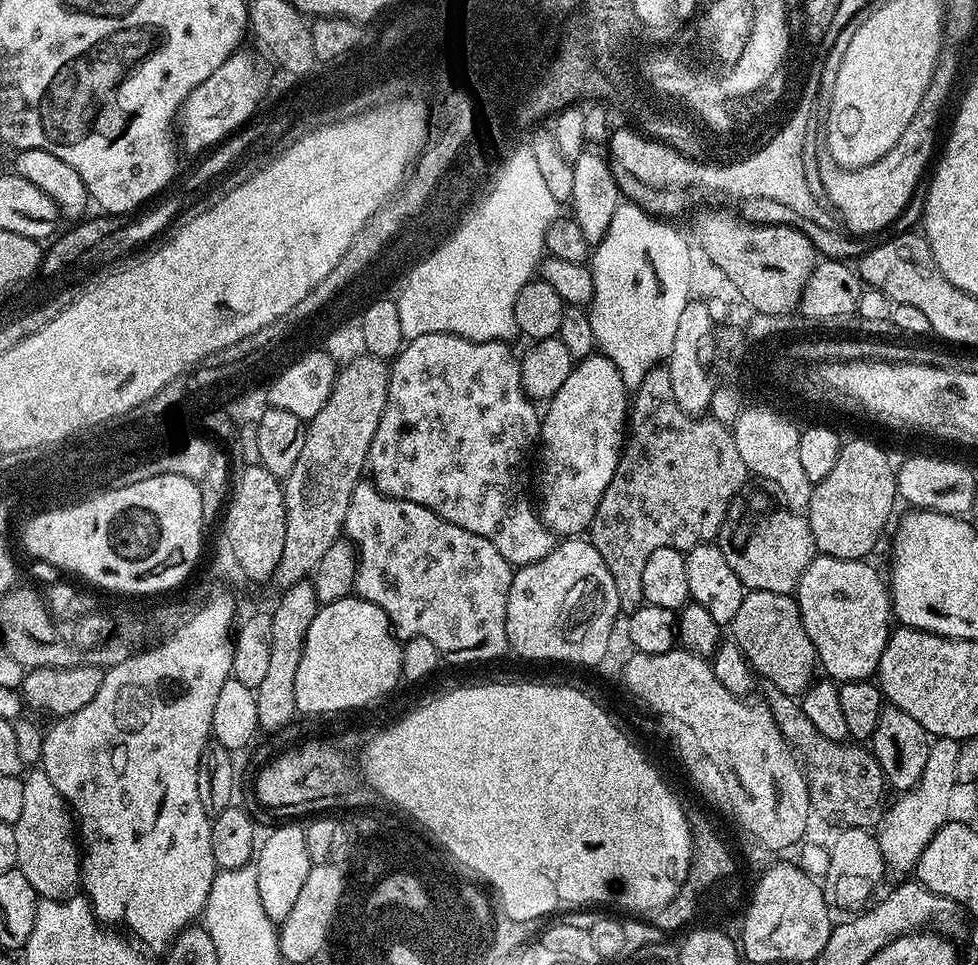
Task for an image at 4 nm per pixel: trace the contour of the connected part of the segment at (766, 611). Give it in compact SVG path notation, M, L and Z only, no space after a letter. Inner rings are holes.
M766 590L745 591L730 631L742 654L746 654L753 669L763 679L765 676L769 685L790 695L803 695L815 677L818 661L816 648L806 634L800 607L793 595L770 594Z

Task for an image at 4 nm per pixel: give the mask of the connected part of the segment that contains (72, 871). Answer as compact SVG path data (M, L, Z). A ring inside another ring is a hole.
M33 767L22 778L22 813L16 825L17 868L43 899L65 899L79 885L80 850L71 809L43 768Z

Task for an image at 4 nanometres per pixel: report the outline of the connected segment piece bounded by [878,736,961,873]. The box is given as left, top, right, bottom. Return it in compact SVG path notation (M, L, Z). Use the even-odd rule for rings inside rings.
M945 736L933 739L926 754L926 770L922 778L909 792L897 795L885 811L884 819L878 825L878 839L882 858L889 869L911 873L916 867L922 850L934 838L941 826L948 823L952 812L952 799L958 790L958 754L961 741Z

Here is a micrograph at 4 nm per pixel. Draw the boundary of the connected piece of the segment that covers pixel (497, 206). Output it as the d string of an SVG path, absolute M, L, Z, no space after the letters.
M535 155L520 156L517 160L512 160L507 164L508 162L501 167L494 190L491 191L484 208L477 213L476 219L472 220L472 223L468 224L468 227L464 228L463 232L460 232L460 235L456 236L456 239L452 240L444 248L443 252L437 252L436 256L432 257L432 260L429 260L428 263L419 268L415 276L407 279L405 285L402 286L402 298L396 301L396 305L398 306L398 319L402 321L402 334L408 340L418 338L422 334L454 334L474 342L490 342L491 340L508 342L513 339L512 335L517 335L518 329L516 319L514 318L514 302L518 298L518 290L522 290L522 286L533 279L534 273L537 271L538 261L545 251L544 236L550 230L550 226L556 221L558 215L558 209L556 209L558 208L558 201L554 198L554 194L550 194L550 189L546 187L546 178L542 178L542 170L538 166Z

